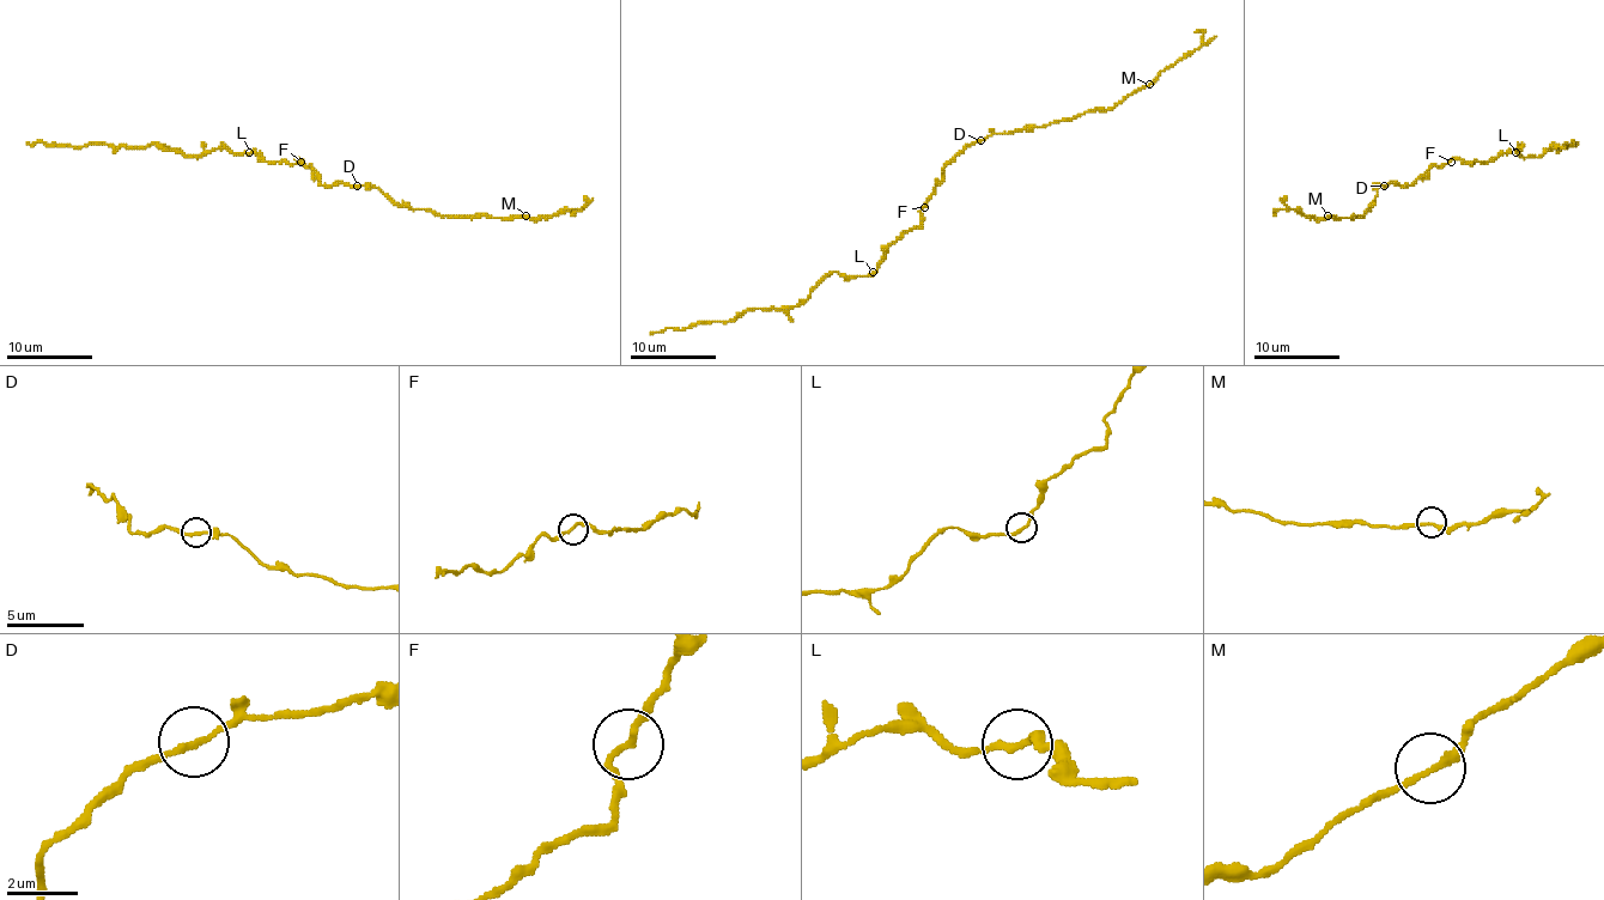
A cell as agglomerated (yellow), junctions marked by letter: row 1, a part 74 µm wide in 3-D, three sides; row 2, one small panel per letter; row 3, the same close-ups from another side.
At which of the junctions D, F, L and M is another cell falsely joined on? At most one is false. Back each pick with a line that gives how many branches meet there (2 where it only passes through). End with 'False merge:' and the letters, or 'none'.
L: Branches: 2
False merge: L

